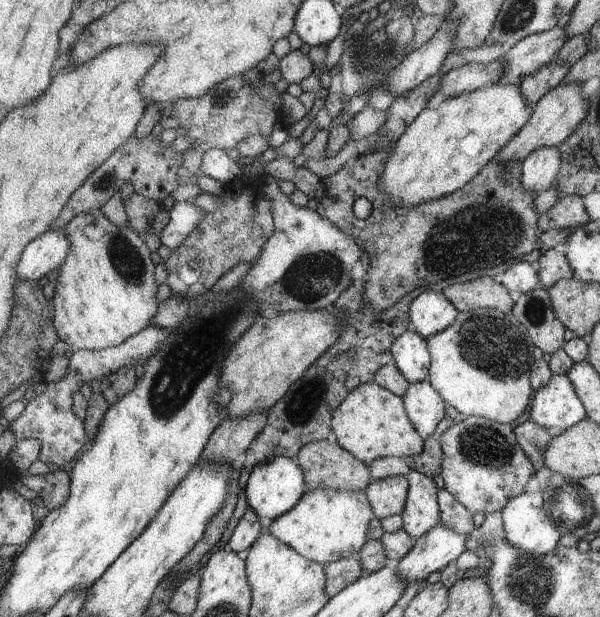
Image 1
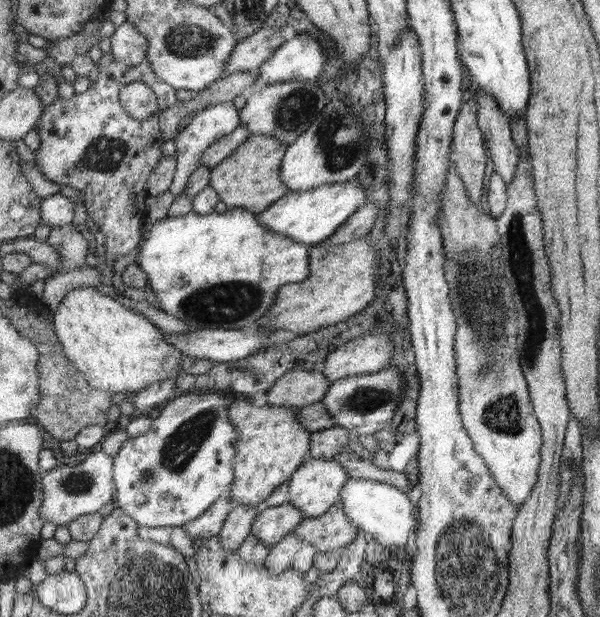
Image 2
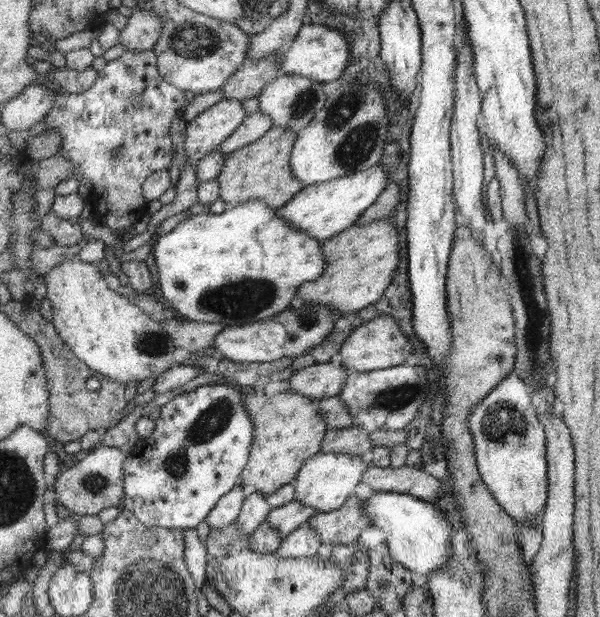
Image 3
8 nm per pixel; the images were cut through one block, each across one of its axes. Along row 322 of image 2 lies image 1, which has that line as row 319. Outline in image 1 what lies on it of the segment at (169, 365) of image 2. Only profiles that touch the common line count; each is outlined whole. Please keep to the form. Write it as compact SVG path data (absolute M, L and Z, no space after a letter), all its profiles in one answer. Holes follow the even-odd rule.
M101 210L76 214L64 230L71 240L67 260L60 266L60 275L51 298L55 308L54 325L60 340L68 344L69 350L99 351L122 344L126 339L151 326L158 310L154 264L150 250L135 229L112 224Z

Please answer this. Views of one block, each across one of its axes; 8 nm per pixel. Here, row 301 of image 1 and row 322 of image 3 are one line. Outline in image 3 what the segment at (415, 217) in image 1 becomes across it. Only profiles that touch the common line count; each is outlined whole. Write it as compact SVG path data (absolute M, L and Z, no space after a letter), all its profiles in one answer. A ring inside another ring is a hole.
M378 316L360 326L356 327L346 340L340 346L338 353L342 355L342 366L345 366L347 373L351 372L369 372L372 370L383 370L393 368L394 366L401 366L401 363L412 355L414 345L410 343L407 335L403 333L402 327L399 322L396 322L392 316Z

